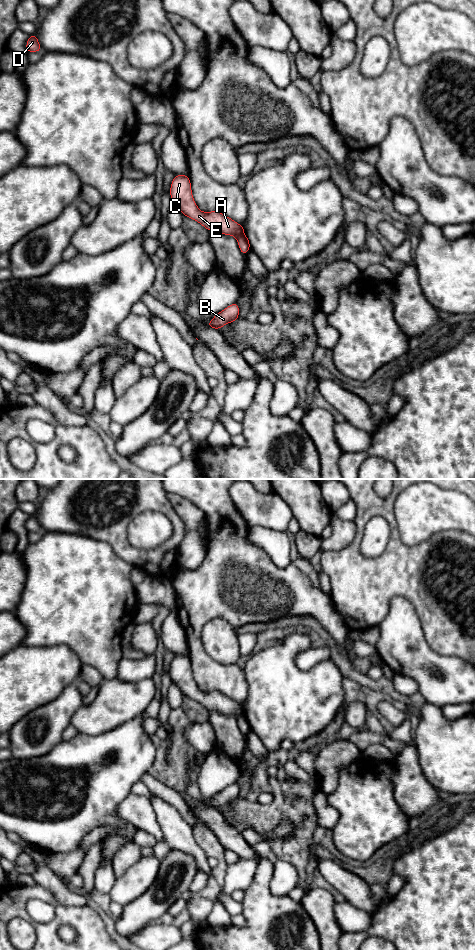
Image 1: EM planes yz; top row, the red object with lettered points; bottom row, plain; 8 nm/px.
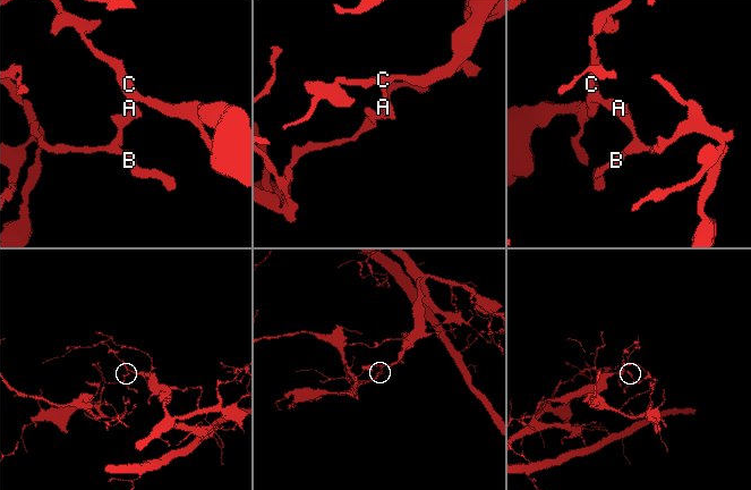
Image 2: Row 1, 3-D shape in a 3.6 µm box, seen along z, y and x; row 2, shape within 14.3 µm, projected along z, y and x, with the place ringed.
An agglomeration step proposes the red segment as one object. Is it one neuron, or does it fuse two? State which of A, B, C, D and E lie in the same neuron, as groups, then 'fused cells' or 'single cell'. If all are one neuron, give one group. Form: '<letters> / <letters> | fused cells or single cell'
A C D E / B | fused cells

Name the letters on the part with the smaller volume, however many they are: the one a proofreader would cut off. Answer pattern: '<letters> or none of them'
B

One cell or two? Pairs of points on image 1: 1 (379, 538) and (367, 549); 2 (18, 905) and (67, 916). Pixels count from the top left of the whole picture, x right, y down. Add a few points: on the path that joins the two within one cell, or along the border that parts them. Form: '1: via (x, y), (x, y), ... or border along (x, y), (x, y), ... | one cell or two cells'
1: via (376, 540), (370, 546) | one cell
2: via (30, 894), (43, 894), (55, 904) | one cell

